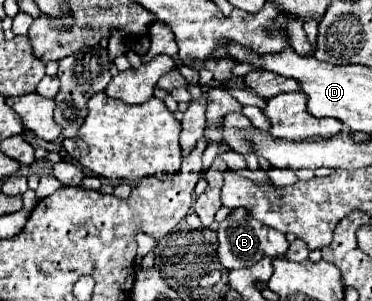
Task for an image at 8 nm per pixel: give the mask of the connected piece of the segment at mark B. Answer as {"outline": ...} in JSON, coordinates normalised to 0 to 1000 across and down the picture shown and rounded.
{"outline":[[[629,694],[618,721],[608,721],[586,754],[586,860],[608,900],[634,894],[634,874],[656,874],[656,887],[694,874],[704,854],[758,854],[774,827],[774,801],[763,774],[747,774],[742,761],[726,761],[704,748],[694,728],[683,728],[656,694]]]}

